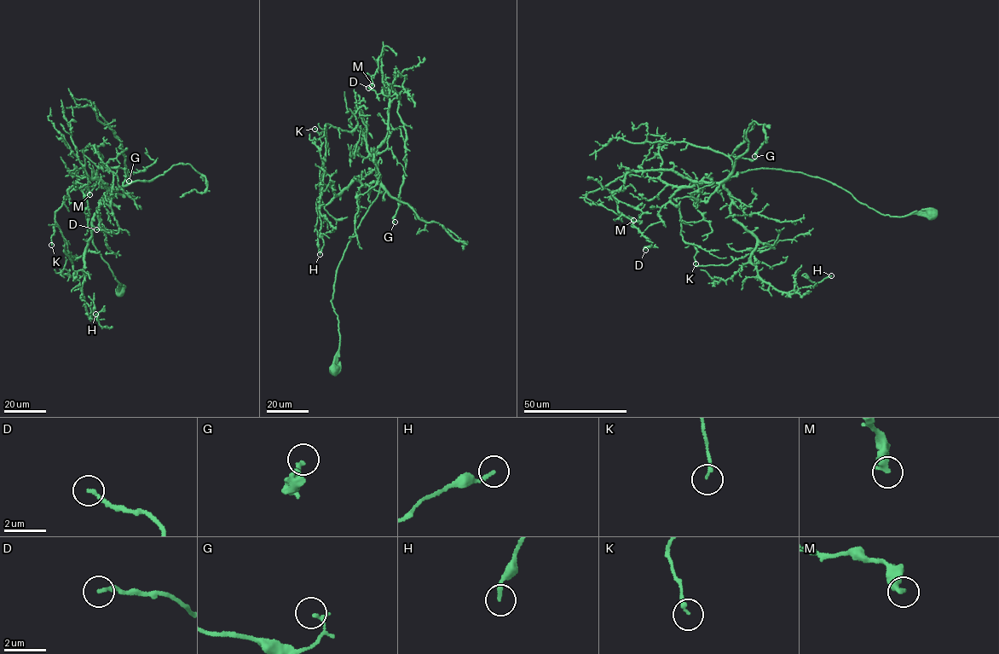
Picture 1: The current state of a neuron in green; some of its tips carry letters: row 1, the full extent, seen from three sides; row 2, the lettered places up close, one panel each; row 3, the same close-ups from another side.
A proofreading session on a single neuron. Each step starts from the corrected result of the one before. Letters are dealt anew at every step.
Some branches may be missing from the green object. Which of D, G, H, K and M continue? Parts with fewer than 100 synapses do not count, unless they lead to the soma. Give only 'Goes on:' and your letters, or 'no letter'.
Goes on: no letter

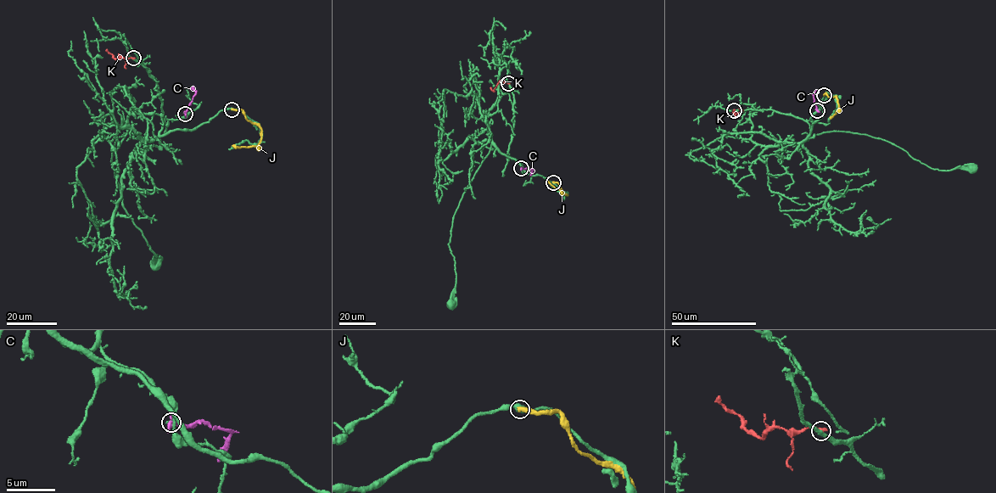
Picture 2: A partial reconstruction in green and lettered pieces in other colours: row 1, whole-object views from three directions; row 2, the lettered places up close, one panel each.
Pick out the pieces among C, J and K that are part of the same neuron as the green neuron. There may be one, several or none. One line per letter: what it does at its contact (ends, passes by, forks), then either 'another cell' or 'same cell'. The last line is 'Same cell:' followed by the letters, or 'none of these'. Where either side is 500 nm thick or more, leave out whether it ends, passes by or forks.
C: it passes by | another cell
J: it ends | another cell
K: it ends | another cell
Same cell: none of these

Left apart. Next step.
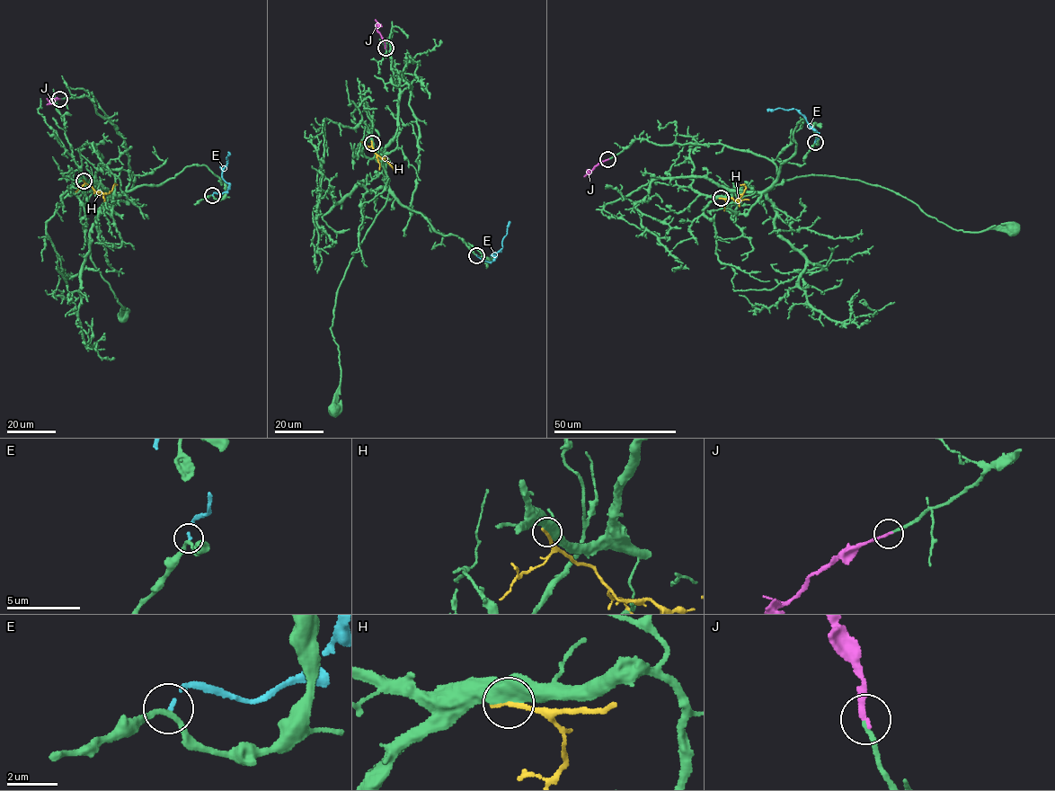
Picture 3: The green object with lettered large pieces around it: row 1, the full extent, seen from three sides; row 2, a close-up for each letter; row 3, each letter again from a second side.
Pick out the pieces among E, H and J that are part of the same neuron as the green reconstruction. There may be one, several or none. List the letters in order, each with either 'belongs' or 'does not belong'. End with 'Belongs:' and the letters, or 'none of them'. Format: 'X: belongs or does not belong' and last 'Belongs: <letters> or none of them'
E: does not belong
H: does not belong
J: belongs
Belongs: J

